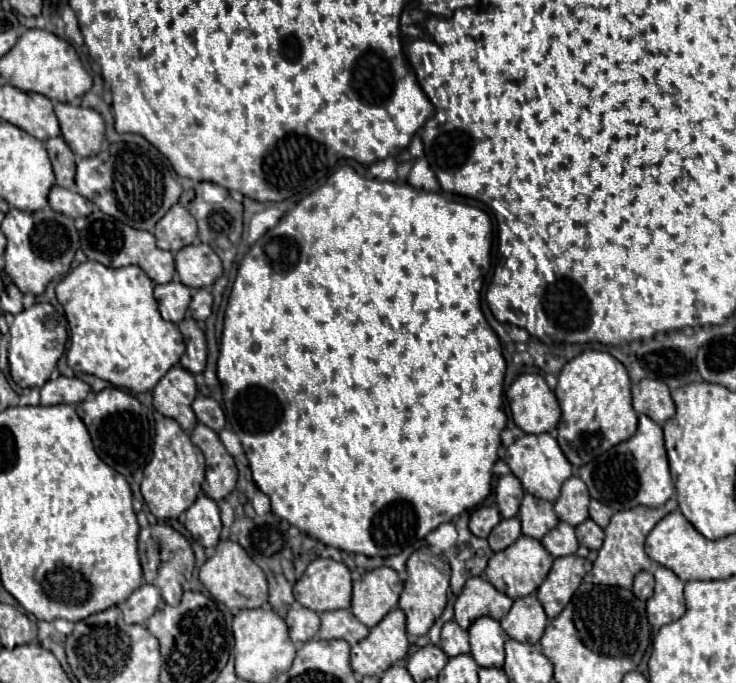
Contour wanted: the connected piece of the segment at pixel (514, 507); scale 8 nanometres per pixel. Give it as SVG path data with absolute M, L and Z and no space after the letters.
M513 473L499 477L497 483L497 507L501 511L501 517L515 517L519 513L521 497L525 495L521 481Z

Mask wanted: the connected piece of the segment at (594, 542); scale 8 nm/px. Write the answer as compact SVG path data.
M591 519L583 521L581 525L577 525L575 533L577 533L577 539L579 539L581 545L585 545L587 549L595 549L595 551L603 545L603 539L605 539L603 529Z

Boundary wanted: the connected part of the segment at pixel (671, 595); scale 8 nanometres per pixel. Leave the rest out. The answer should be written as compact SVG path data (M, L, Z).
M657 567L655 575L655 595L647 601L647 619L649 623L659 629L667 623L677 621L685 613L685 599L683 599L683 581L665 567Z

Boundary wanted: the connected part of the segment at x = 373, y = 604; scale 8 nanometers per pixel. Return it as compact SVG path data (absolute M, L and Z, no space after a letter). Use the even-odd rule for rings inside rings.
M377 567L367 571L353 583L351 613L369 629L375 627L391 609L397 607L403 581L391 567Z

